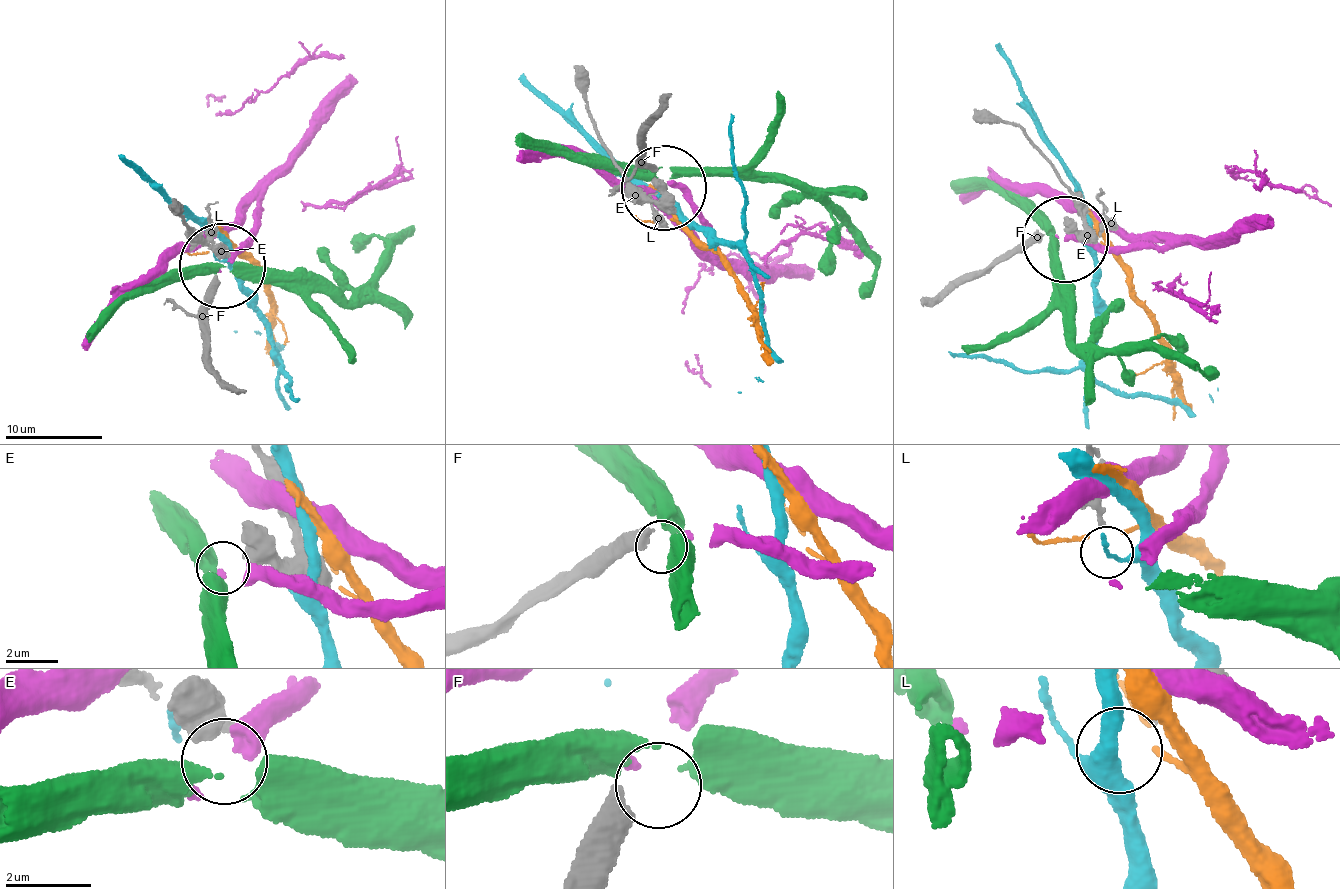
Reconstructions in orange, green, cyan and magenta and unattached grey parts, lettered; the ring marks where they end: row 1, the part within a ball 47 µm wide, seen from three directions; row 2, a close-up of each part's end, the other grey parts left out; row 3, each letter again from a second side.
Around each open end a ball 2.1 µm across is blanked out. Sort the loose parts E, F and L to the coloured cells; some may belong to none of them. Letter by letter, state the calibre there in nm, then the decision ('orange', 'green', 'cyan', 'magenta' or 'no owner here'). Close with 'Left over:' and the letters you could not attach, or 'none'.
E: 440 nm | green
F: 550 nm | magenta
L: 240 nm | no owner here
Left over: L

